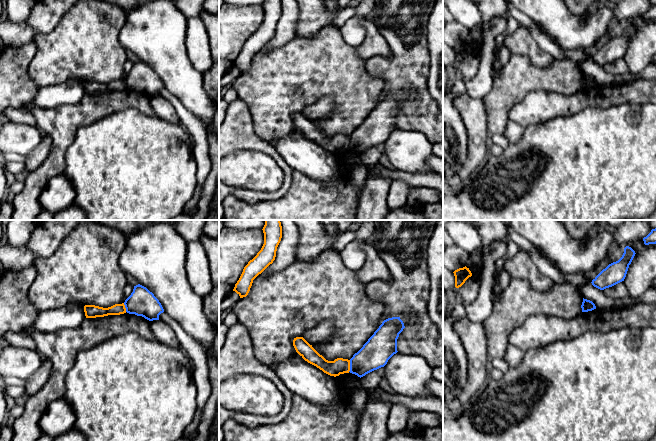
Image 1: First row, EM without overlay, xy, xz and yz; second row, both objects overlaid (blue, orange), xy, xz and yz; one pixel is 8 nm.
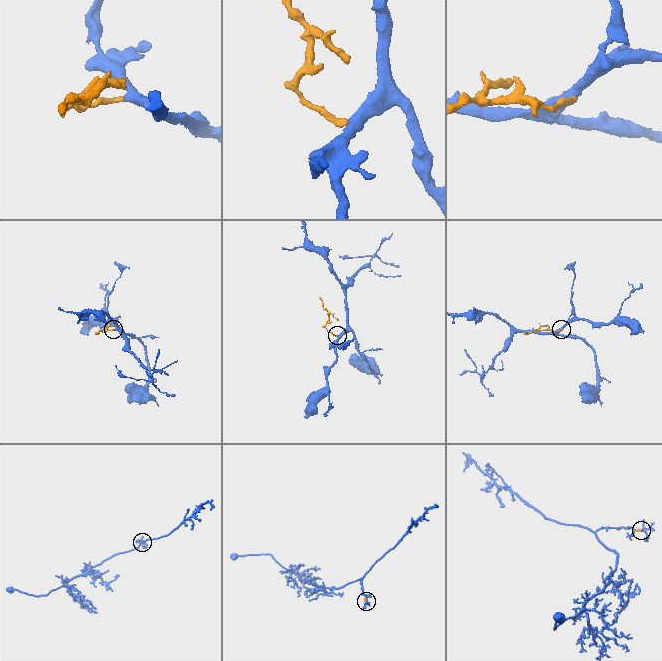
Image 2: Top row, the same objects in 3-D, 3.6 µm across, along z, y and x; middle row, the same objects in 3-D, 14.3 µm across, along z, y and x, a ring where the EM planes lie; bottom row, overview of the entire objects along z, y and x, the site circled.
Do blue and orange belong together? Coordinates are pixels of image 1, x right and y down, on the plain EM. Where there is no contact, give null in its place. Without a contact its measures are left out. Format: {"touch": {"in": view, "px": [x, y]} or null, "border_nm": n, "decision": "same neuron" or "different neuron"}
{"touch": {"in": "xz", "px": [350, 142]}, "border_nm": 100, "decision": "different neuron"}

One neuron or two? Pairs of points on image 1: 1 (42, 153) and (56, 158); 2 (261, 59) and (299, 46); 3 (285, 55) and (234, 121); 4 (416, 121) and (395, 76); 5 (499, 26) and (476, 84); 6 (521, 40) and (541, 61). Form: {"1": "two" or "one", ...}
{"1": "two", "2": "one", "3": "two", "4": "one", "5": "one", "6": "one"}

